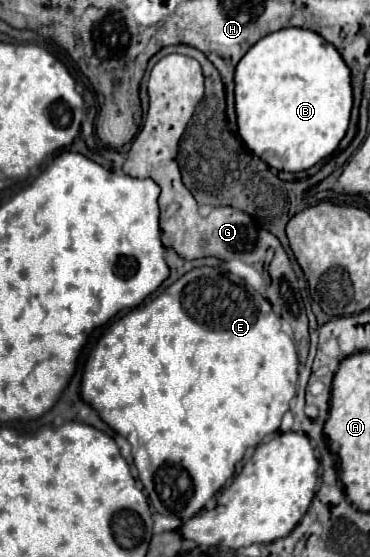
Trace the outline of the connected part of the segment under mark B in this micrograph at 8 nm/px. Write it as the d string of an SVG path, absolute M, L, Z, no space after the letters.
M283 28L253 44L235 68L235 110L241 140L269 166L285 172L309 170L335 152L353 108L351 74L335 46L305 28Z

